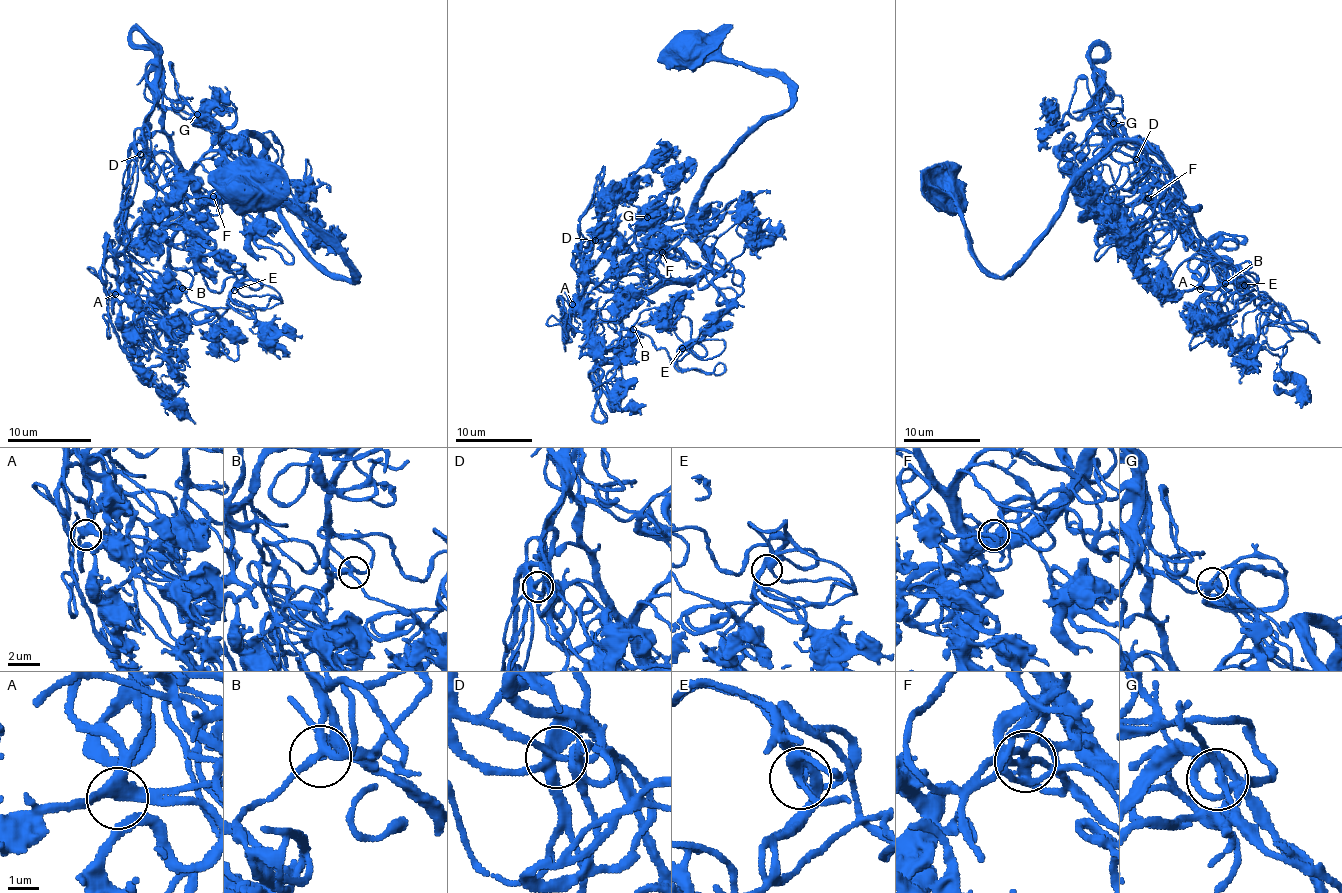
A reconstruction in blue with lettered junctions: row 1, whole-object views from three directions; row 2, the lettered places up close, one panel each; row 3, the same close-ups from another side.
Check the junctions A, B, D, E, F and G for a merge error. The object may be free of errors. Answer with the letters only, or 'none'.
none

